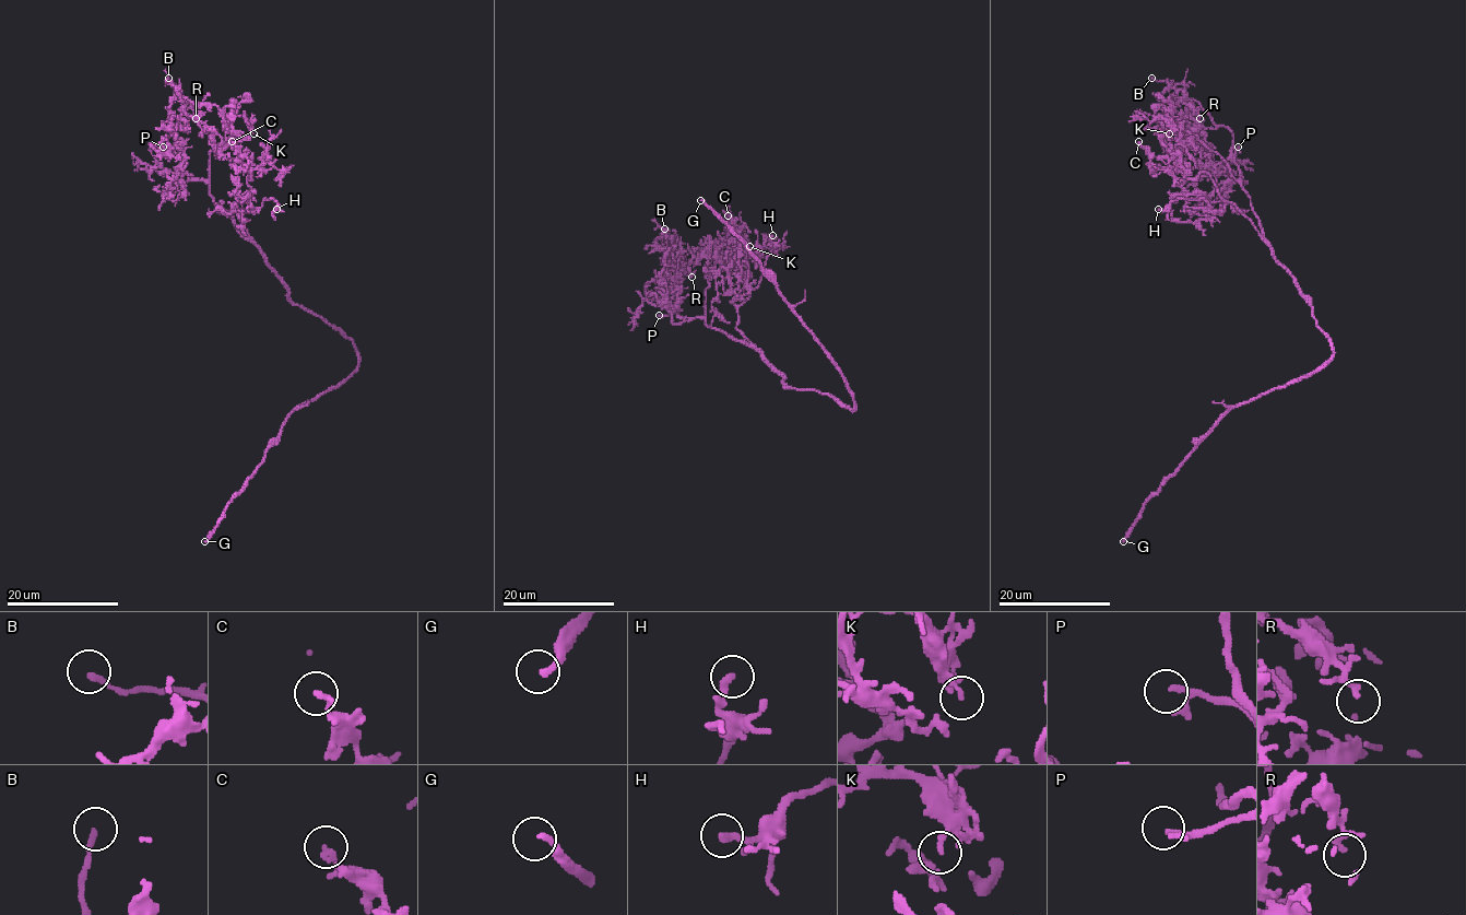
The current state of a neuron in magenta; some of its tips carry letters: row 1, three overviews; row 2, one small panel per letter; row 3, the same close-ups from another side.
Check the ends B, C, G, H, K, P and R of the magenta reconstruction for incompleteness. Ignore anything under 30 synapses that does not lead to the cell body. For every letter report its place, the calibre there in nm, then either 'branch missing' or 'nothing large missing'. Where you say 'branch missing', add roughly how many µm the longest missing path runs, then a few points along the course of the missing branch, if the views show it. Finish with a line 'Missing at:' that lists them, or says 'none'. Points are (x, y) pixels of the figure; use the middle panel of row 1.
B: at (664, 229); 180 nm thick; nothing large missing
C: at (728, 215); 180 nm thick; nothing large missing
G: at (700, 200); 190 nm thick; branch missing; about 15 µm are missing; missing branch runs (700, 200), (682, 186), (664, 180), (652, 163), (649, 168)
H: at (772, 235); 260 nm thick; nothing large missing
K: at (749, 246); 120 nm thick; nothing large missing
P: at (659, 315); 150 nm thick; branch missing; about 35 µm are missing; missing branch runs (659, 315), (645, 314), (641, 266), (645, 276), (637, 281), (627, 276), (626, 290), (601, 286)
R: at (692, 277); 140 nm thick; nothing large missing
Missing at: G, P

